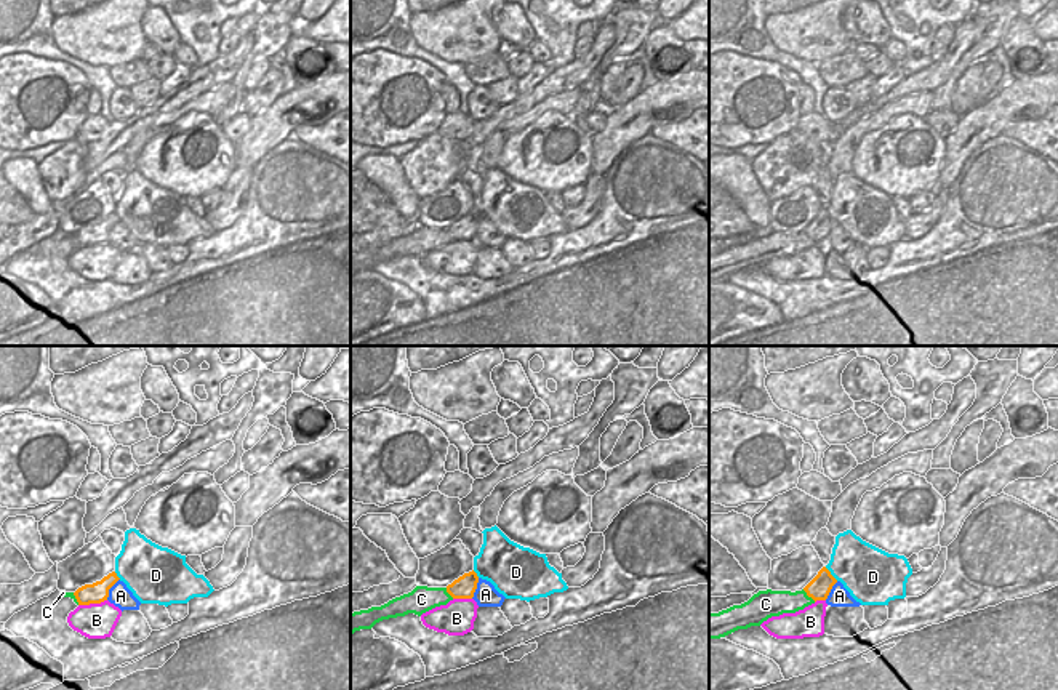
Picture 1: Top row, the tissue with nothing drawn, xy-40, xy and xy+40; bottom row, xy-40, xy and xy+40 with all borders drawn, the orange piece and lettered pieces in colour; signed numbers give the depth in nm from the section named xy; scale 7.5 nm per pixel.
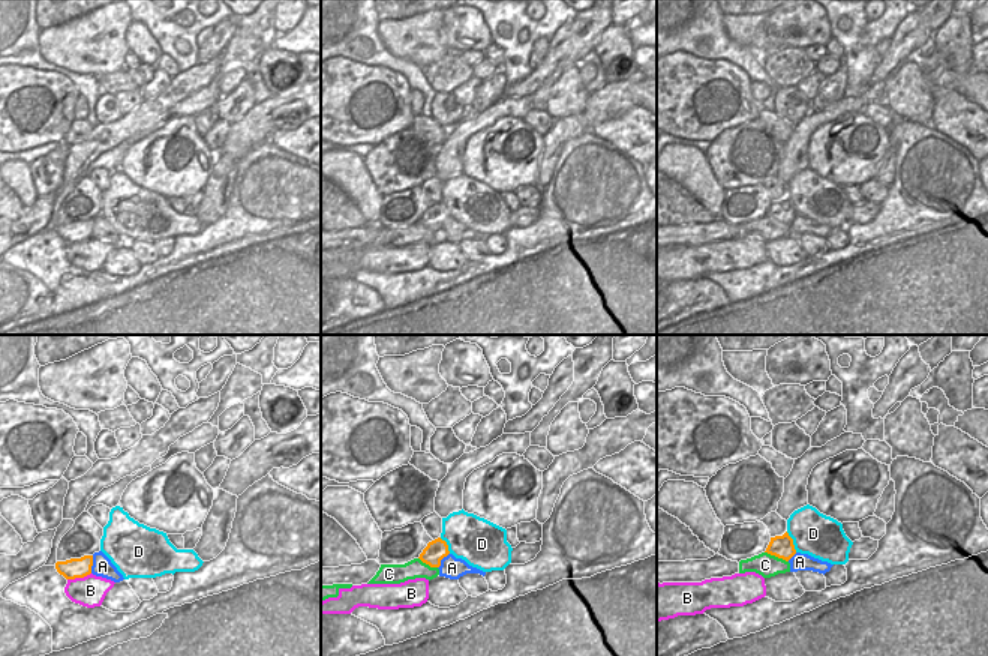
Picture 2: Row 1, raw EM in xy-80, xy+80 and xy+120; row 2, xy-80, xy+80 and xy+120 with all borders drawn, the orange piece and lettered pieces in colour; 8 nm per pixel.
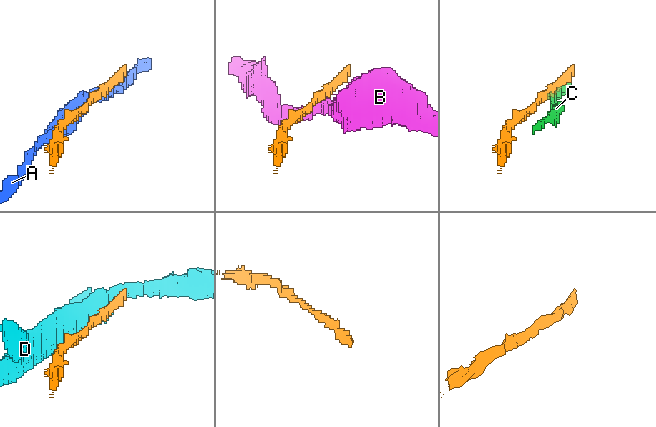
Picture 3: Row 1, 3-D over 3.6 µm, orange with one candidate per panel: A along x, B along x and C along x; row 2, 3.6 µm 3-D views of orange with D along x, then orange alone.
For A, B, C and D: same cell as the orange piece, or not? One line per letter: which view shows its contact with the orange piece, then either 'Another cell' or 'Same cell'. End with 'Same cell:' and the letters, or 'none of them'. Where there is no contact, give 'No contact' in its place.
A: Touches orange in xy-40. Another cell
B: Touches orange in xy-40. Another cell
C: Touches orange in xy+40. Another cell
D: Touches orange in xy+40. Another cell
Same cell: none of them

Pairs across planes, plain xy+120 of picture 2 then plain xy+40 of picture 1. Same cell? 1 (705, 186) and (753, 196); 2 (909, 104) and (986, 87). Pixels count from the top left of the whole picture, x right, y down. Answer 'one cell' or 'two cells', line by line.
1: one cell
2: two cells

